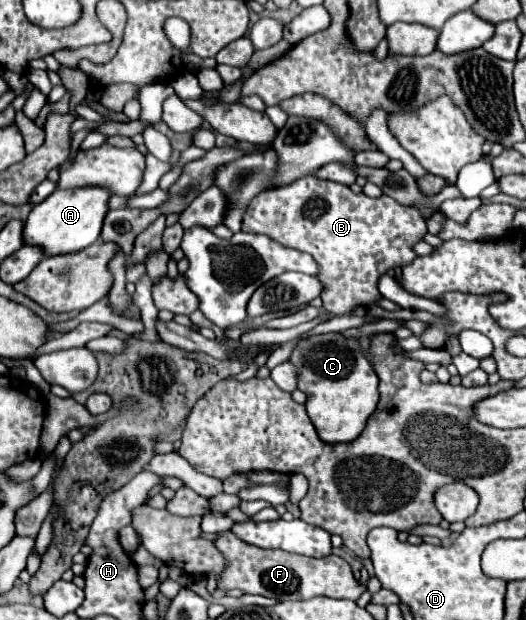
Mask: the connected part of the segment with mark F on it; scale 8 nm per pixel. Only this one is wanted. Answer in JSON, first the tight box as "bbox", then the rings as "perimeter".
{"bbox":[215,531,365,601],"perimeter":[[[231,531],[221,533],[215,545],[219,545],[219,551],[223,551],[225,559],[229,561],[229,567],[219,581],[219,589],[223,591],[241,589],[243,593],[263,595],[277,601],[283,601],[283,599],[299,601],[299,599],[311,599],[317,595],[355,601],[365,591],[365,587],[355,581],[349,563],[337,555],[329,555],[327,559],[311,559],[303,555],[291,555],[285,551],[251,547],[249,543],[243,543],[239,537],[235,537]]]}

